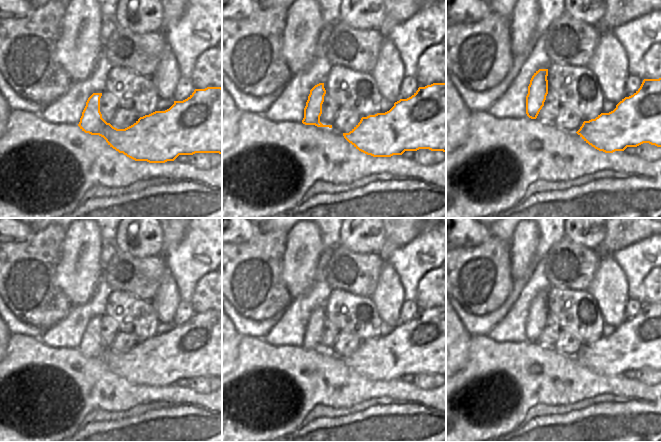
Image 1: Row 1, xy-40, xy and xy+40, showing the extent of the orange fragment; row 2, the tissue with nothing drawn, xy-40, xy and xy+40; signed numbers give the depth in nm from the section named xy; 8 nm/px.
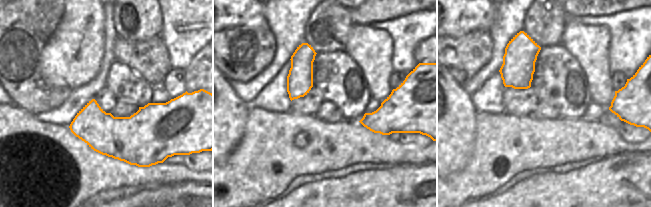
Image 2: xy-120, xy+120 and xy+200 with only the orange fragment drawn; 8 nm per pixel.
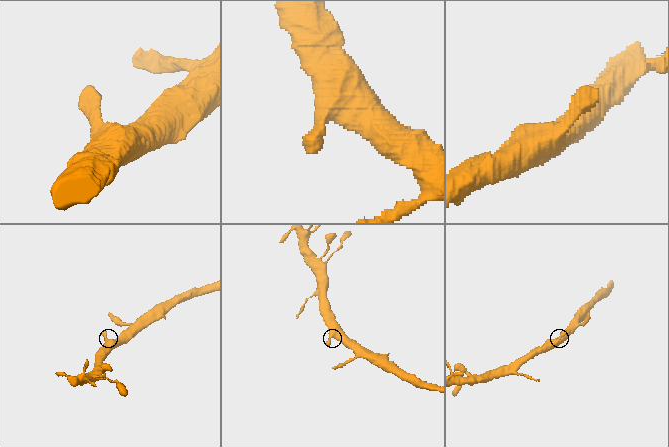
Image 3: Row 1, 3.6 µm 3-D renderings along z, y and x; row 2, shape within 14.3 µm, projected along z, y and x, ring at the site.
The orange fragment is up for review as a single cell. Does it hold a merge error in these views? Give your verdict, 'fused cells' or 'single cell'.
single cell

